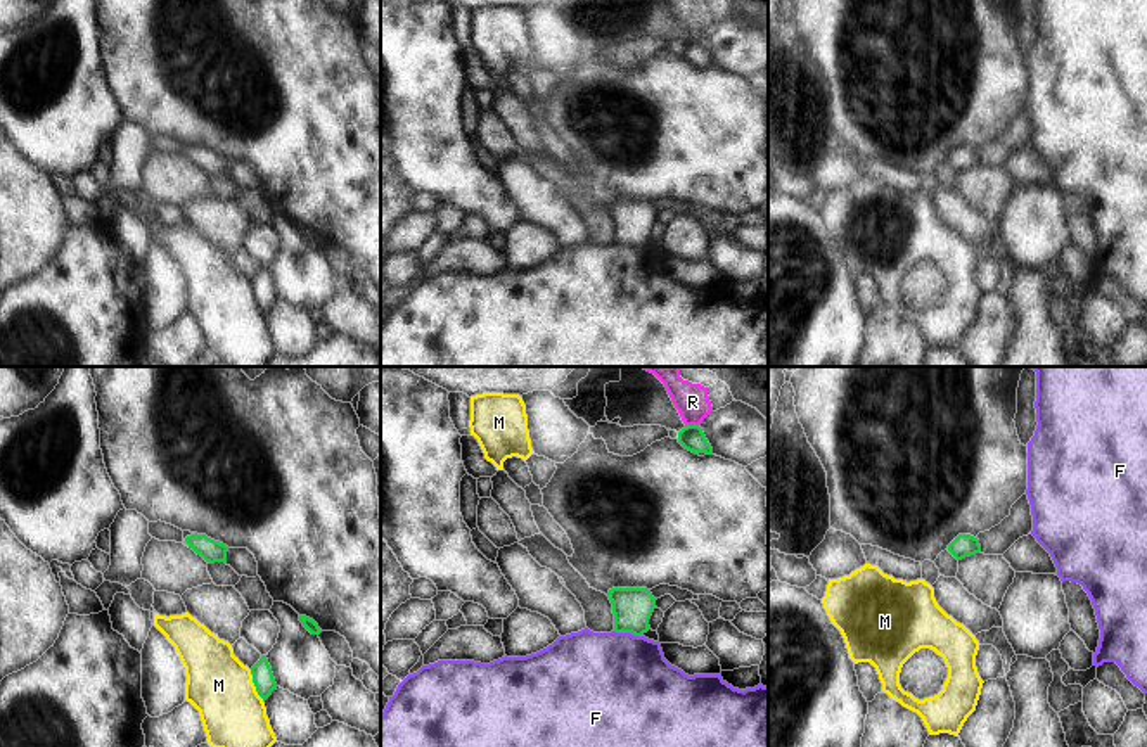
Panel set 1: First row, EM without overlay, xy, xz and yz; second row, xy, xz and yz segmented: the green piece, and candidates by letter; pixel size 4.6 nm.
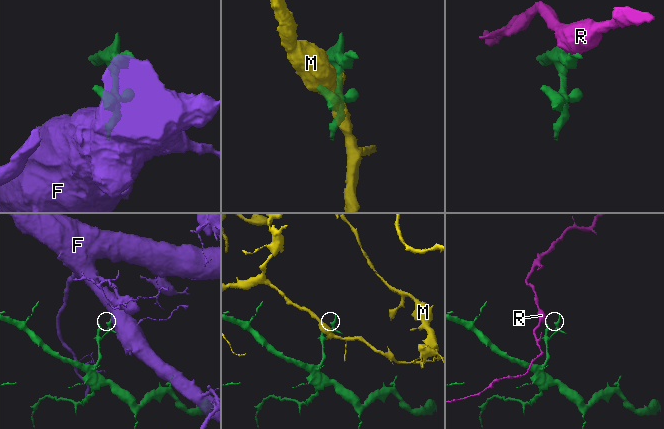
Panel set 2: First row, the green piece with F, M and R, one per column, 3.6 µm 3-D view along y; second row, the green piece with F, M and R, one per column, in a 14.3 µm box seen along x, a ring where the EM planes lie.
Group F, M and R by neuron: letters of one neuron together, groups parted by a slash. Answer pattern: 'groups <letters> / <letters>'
groups F / M / R

